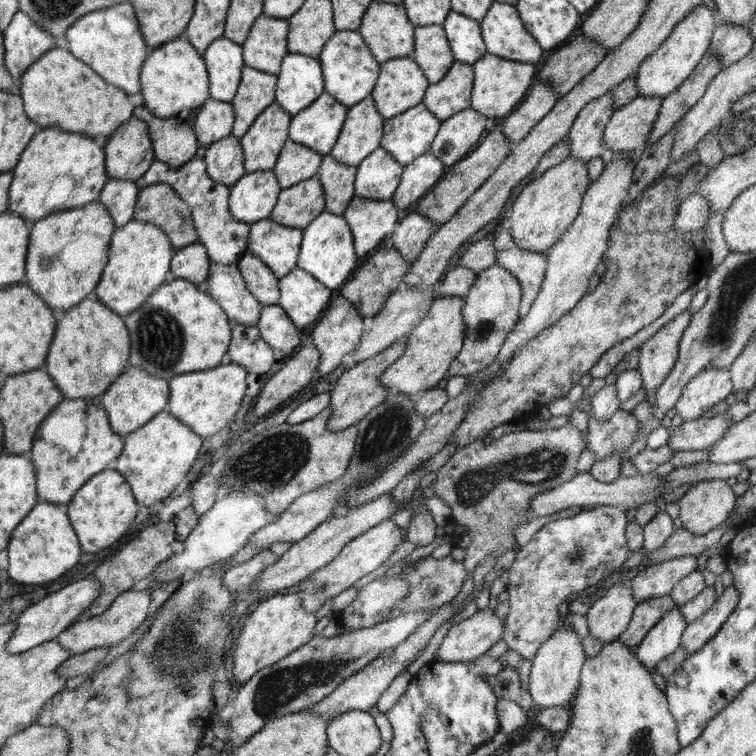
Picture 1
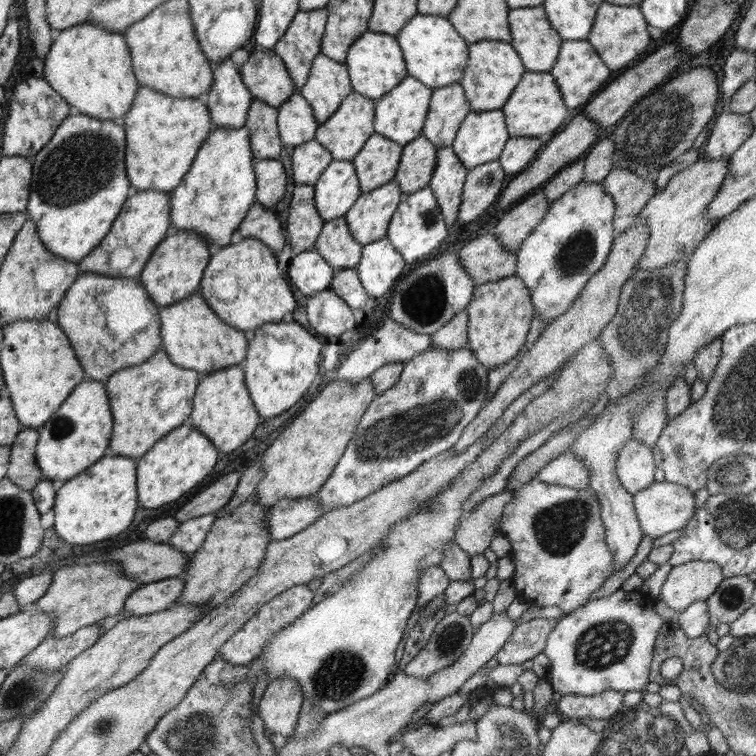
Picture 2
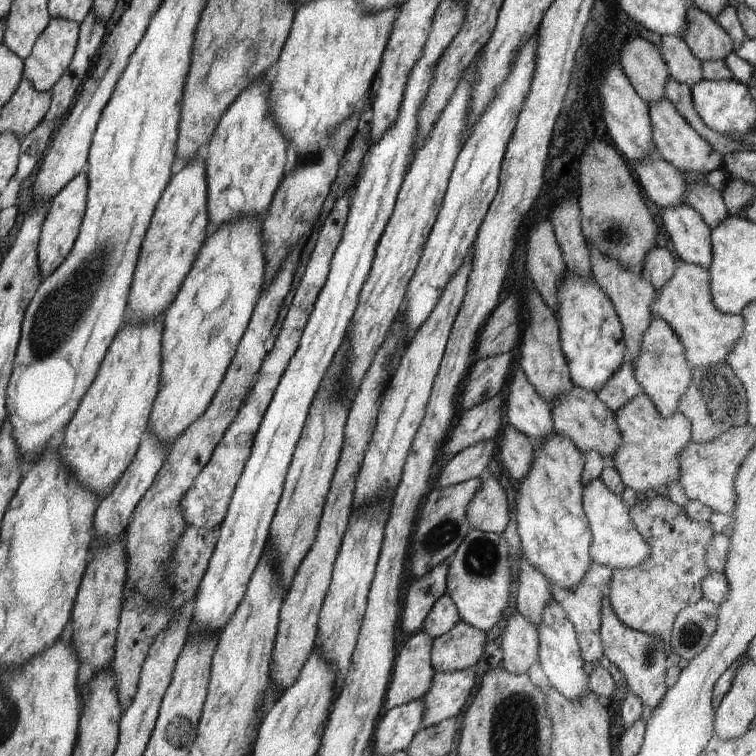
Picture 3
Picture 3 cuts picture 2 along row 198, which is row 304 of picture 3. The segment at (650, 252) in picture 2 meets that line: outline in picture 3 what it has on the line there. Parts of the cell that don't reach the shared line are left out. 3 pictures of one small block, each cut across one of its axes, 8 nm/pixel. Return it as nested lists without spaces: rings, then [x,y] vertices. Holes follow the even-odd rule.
[[[678,260],[672,278],[662,288],[655,289],[655,293],[657,296],[651,302],[650,310],[677,334],[691,366],[705,369],[710,365],[727,364],[729,352],[743,333],[744,319],[740,315],[724,314],[714,306],[709,272],[704,267]]]

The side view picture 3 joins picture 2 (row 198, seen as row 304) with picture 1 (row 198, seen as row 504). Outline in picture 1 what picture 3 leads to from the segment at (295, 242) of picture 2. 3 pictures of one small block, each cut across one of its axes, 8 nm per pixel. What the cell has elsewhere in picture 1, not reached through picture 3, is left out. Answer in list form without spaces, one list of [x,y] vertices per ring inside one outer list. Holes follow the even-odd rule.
[[[192,158],[179,167],[173,167],[154,159],[140,180],[140,185],[145,187],[156,183],[169,184],[174,192],[190,207],[198,241],[206,248],[211,263],[237,264],[248,252],[250,224],[242,223],[232,216],[229,209],[231,187],[212,180],[208,176],[204,159]]]

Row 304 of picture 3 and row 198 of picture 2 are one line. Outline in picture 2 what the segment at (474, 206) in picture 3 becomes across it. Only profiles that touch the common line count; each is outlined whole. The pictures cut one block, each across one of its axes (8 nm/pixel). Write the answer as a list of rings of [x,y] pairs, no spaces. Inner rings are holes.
[[[430,185],[412,194],[402,196],[400,204],[389,222],[387,237],[407,264],[417,262],[420,258],[432,254],[446,236],[448,236],[448,228],[444,215]]]

